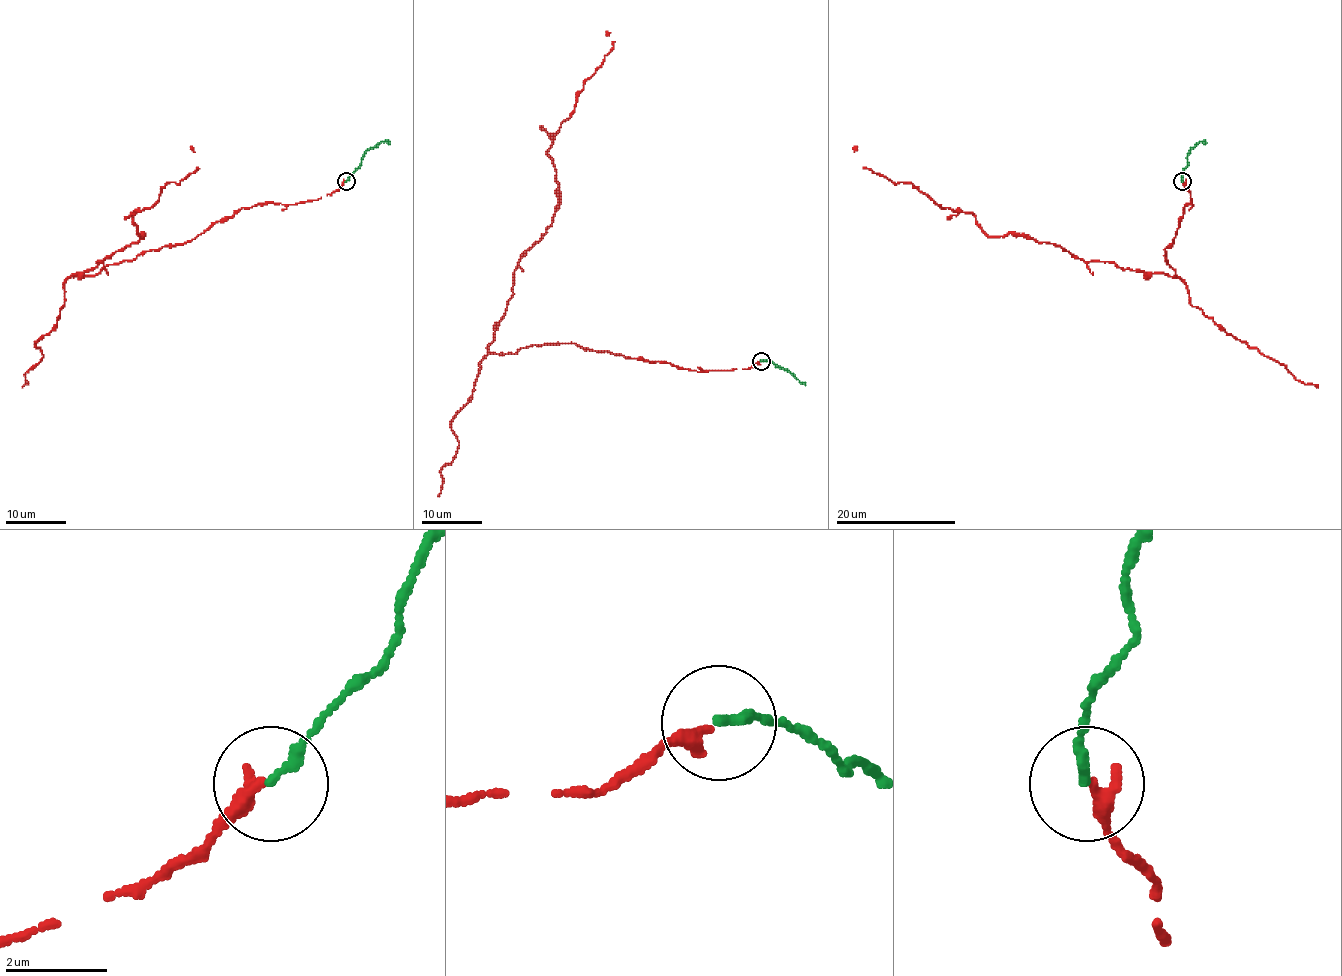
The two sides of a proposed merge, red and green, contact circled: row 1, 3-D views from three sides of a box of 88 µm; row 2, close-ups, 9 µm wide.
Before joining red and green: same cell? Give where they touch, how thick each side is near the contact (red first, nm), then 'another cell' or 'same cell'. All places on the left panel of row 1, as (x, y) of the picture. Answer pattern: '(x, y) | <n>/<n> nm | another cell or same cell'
(346, 181) | 320/190 nm | same cell

